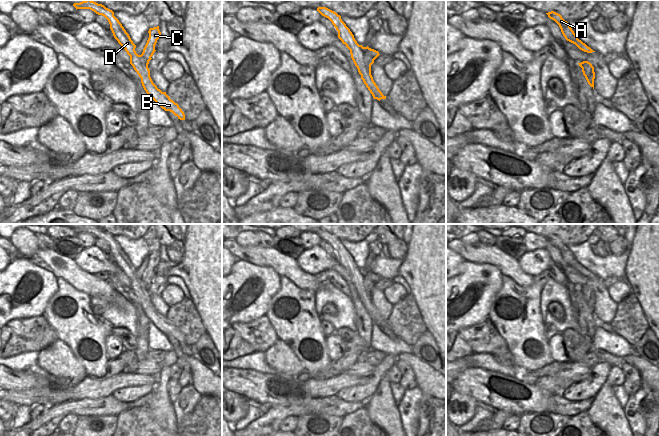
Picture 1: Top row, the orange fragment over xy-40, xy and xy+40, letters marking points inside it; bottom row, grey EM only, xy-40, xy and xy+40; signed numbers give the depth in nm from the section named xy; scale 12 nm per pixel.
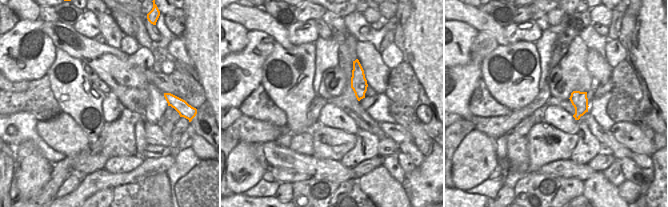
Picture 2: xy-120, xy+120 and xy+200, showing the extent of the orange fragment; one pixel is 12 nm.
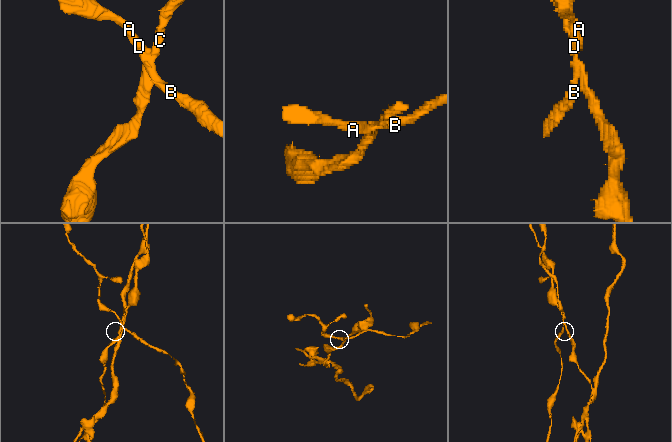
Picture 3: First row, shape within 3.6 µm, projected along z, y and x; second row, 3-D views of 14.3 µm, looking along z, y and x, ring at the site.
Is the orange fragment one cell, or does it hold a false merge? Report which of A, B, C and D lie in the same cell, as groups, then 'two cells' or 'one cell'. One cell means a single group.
groups A B D / C; two cells

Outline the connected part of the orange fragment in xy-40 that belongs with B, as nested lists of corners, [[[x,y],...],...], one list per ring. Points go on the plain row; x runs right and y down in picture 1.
[[[85,224],[80,227],[74,227],[73,230],[77,233],[90,233],[98,239],[104,240],[109,248],[114,262],[125,273],[130,280],[130,288],[133,292],[143,291],[145,296],[140,298],[141,307],[150,322],[152,322],[162,333],[172,336],[180,344],[185,344],[185,338],[177,327],[170,323],[166,316],[162,316],[153,307],[150,301],[150,294],[147,289],[141,287],[141,279],[135,275],[136,269],[131,264],[119,244],[114,240],[114,236],[106,232],[102,228],[98,228],[92,224]]]

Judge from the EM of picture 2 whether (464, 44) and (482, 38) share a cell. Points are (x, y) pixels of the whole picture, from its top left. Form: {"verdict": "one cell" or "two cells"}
{"verdict": "two cells"}

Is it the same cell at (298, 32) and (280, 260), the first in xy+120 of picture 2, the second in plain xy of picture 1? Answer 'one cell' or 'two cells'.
two cells

